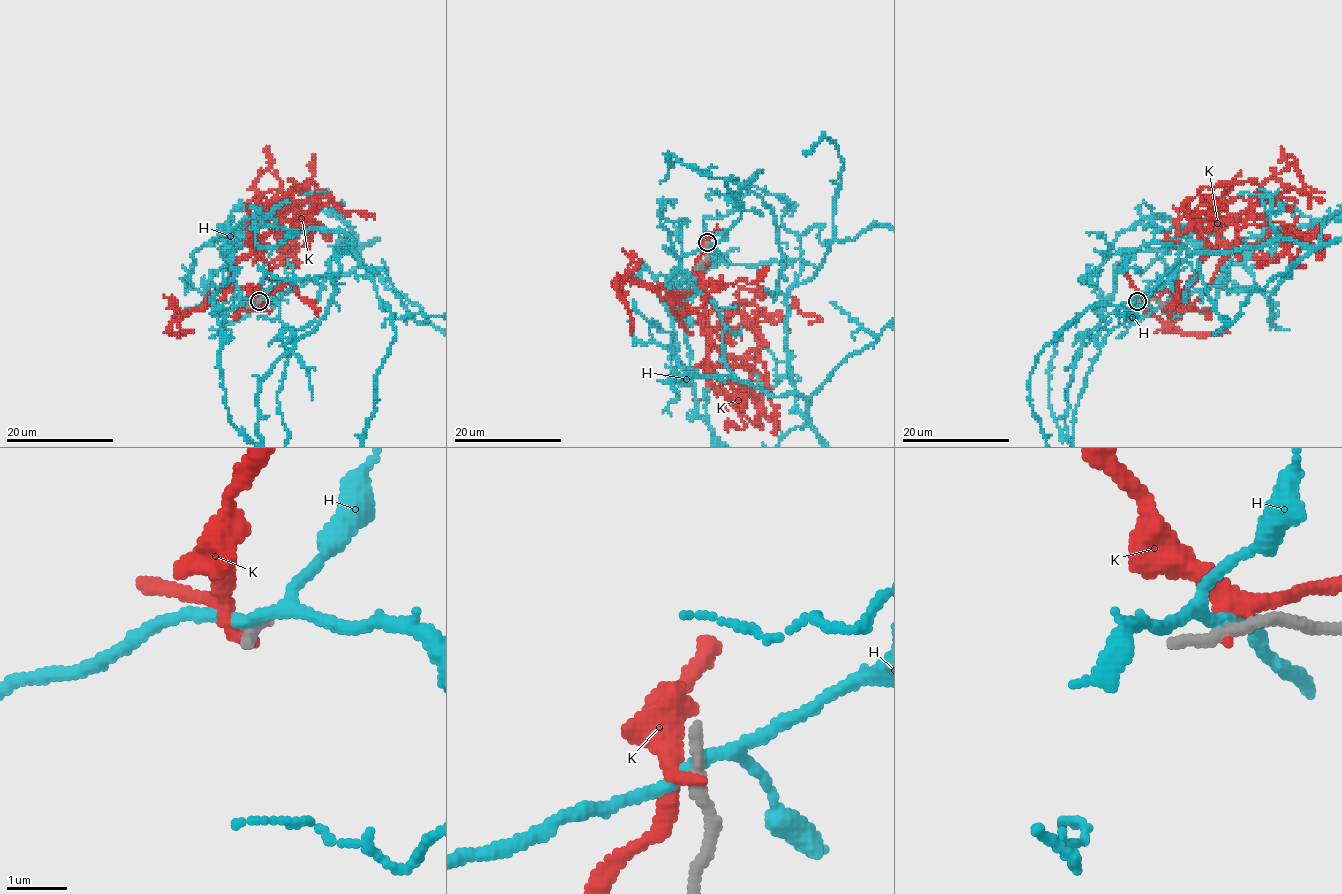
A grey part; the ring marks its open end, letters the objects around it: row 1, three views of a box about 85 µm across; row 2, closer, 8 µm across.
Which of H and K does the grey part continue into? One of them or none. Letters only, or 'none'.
none

